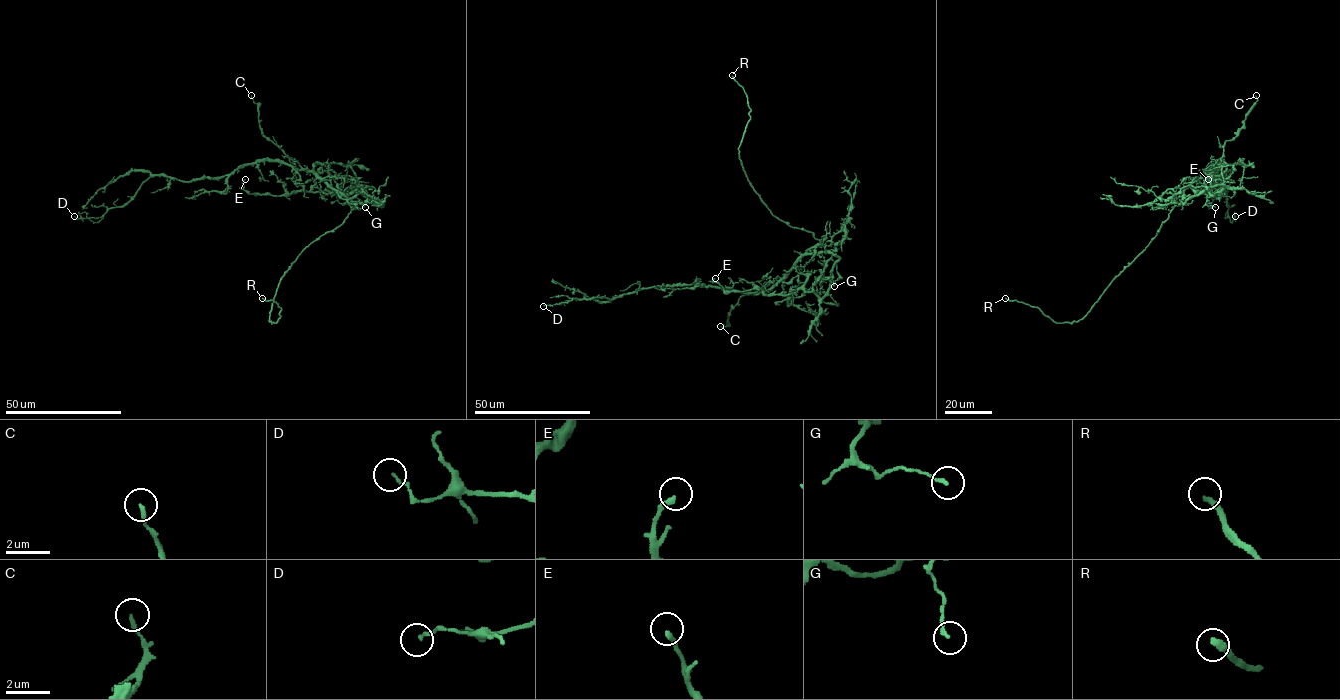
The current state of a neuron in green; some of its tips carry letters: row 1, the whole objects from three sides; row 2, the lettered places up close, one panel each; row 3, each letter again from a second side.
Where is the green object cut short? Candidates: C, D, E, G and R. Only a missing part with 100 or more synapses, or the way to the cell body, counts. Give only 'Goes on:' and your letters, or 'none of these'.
Goes on: R

